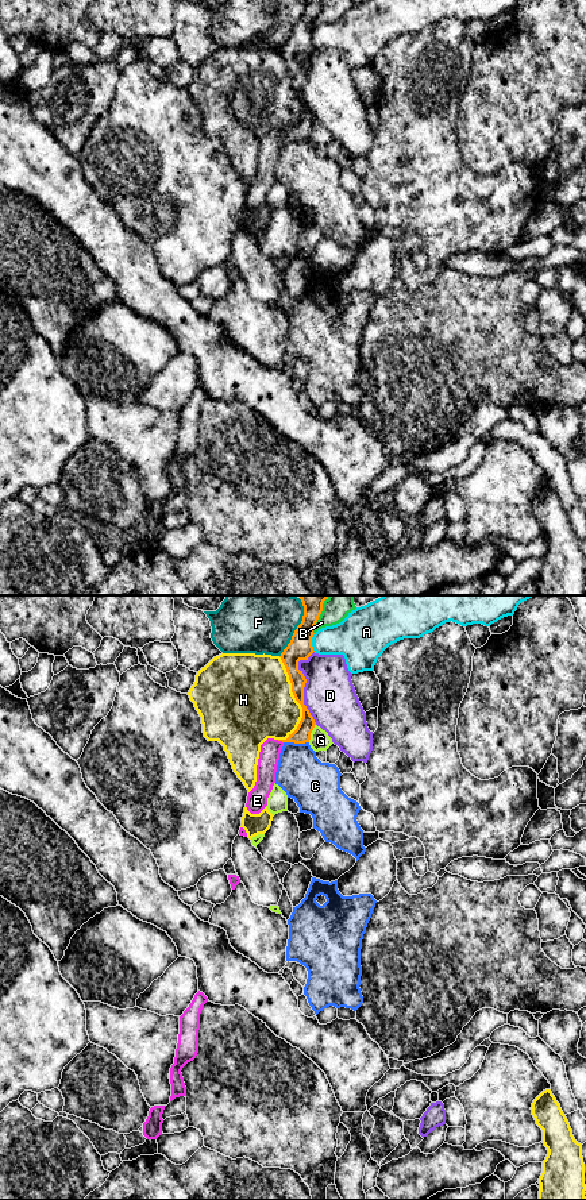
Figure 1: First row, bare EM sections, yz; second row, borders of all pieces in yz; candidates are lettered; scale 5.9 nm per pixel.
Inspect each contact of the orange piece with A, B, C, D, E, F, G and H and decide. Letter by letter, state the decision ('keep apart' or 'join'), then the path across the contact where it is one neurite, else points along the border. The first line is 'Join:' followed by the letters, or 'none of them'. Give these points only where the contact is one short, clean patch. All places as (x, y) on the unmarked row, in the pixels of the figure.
Join: E
A: keep apart | along yz (315, 29), (312, 33), (313, 46)
B: keep apart
C: keep apart
D: keep apart
E: join | across yz (301, 130), (280, 135), (270, 145)
F: keep apart
G: keep apart | along yz (315, 119), (308, 137)
H: keep apart

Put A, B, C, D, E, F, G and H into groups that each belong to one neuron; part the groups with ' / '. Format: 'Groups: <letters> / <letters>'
Groups: A / B / C / D / E / F / G / H

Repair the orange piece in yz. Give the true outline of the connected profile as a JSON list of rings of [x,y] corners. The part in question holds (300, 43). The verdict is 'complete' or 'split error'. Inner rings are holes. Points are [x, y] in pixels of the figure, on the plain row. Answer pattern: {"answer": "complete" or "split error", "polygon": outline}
{"answer": "split error", "polygon": [[[302,0],[304,11],[301,19],[294,26],[290,38],[281,49],[281,55],[292,78],[292,88],[302,103],[302,113],[297,124],[286,135],[267,134],[261,140],[257,177],[248,188],[246,202],[251,209],[259,209],[267,201],[267,193],[275,178],[275,167],[279,148],[285,138],[305,139],[311,135],[311,128],[316,120],[309,105],[304,100],[304,82],[307,74],[298,65],[300,55],[308,55],[315,47],[312,42],[313,23],[323,7],[323,0]]]}

